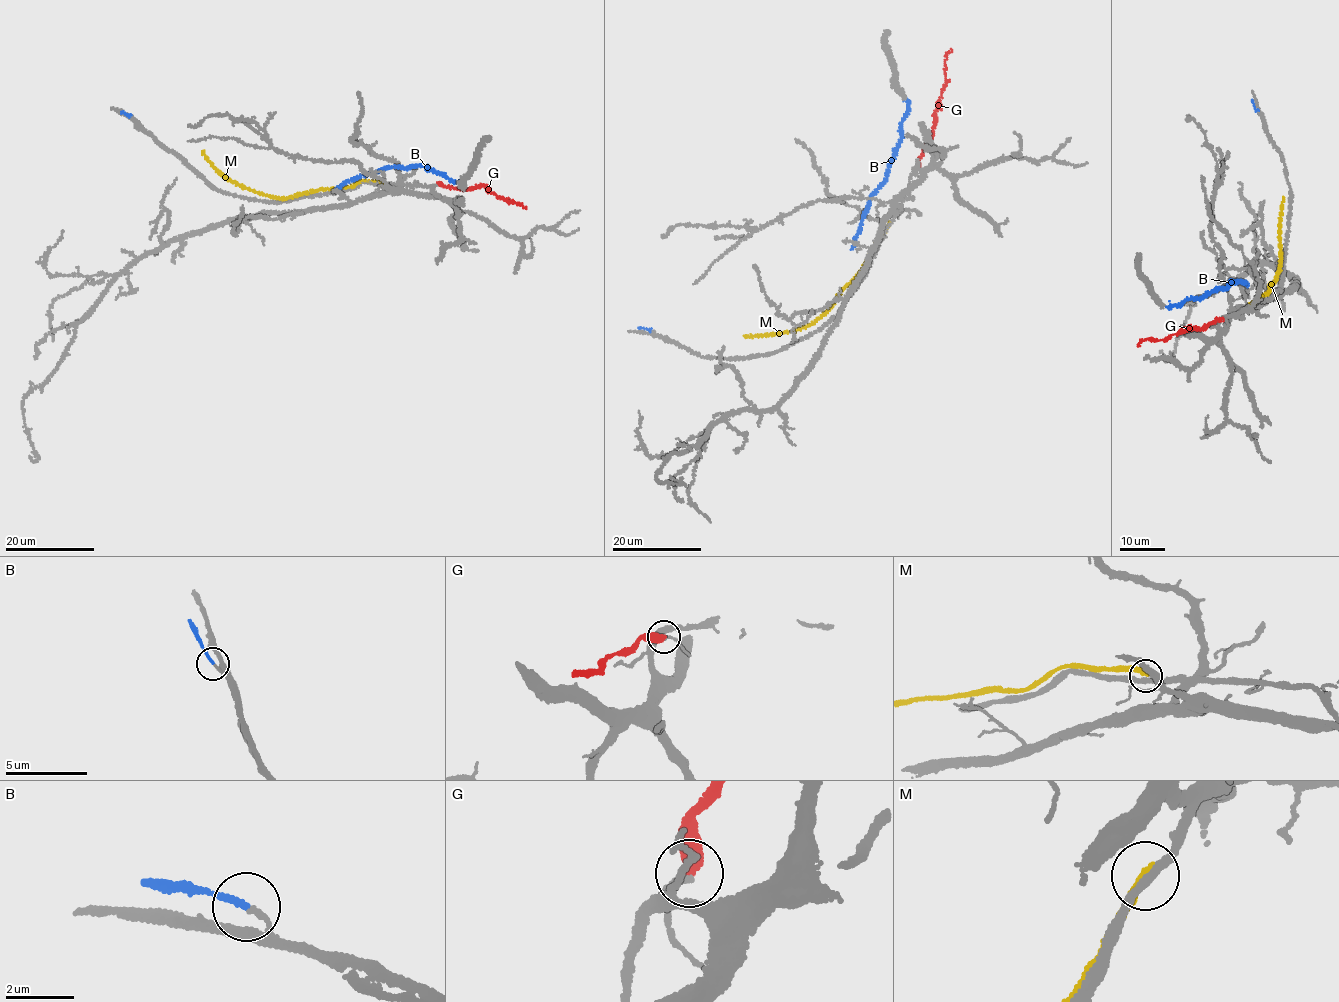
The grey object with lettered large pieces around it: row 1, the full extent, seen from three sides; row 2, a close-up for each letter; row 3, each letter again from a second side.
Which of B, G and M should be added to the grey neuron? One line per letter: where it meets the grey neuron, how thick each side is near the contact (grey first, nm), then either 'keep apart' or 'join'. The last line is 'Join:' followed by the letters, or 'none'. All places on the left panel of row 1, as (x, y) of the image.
B: contact (130, 116); calibres 150 and 180 nm; keep apart
G: contact (438, 183); calibres 240 and 460 nm; keep apart
M: contact (384, 183); calibres 260 and 300 nm; keep apart
Join: none

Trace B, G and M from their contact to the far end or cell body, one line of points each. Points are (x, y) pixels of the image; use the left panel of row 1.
B: (130, 115), (338, 187), (385, 167), (423, 166), (455, 182), (460, 180), (464, 186)
G: (438, 182), (461, 190), (481, 185), (509, 203), (514, 201), (526, 208)
M: (383, 182), (366, 180), (283, 199), (270, 198), (236, 185), (217, 170), (201, 150)

